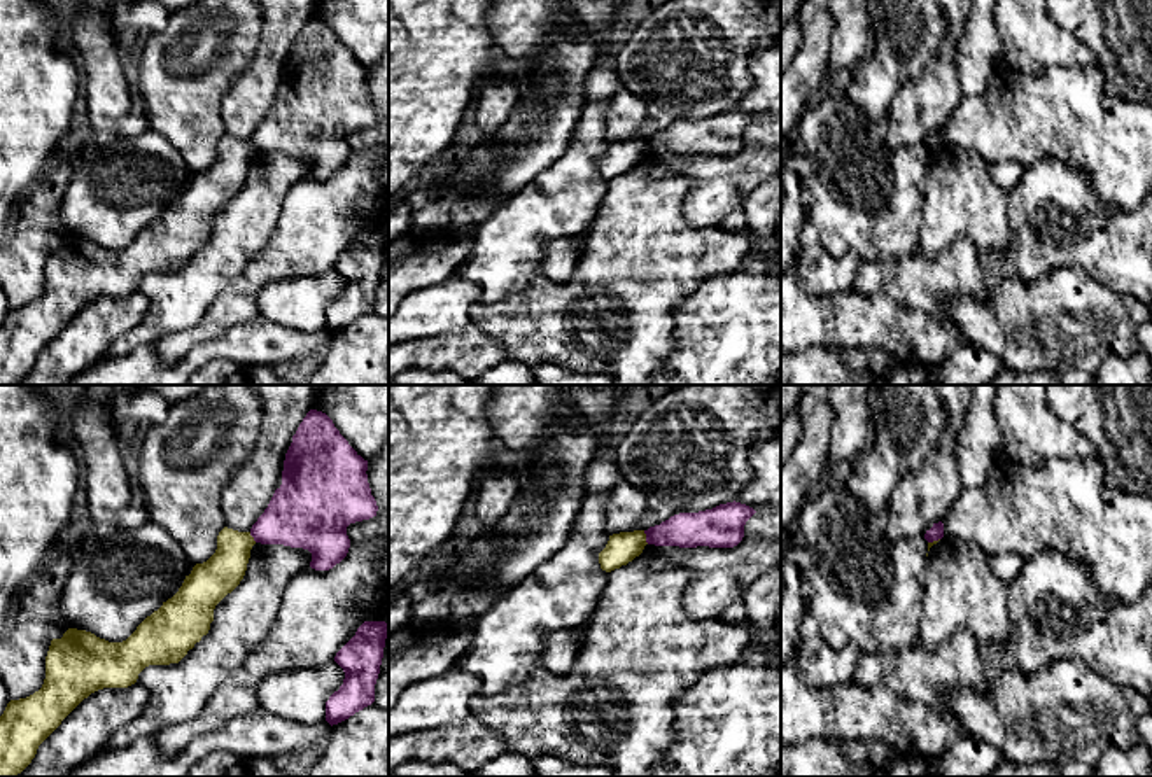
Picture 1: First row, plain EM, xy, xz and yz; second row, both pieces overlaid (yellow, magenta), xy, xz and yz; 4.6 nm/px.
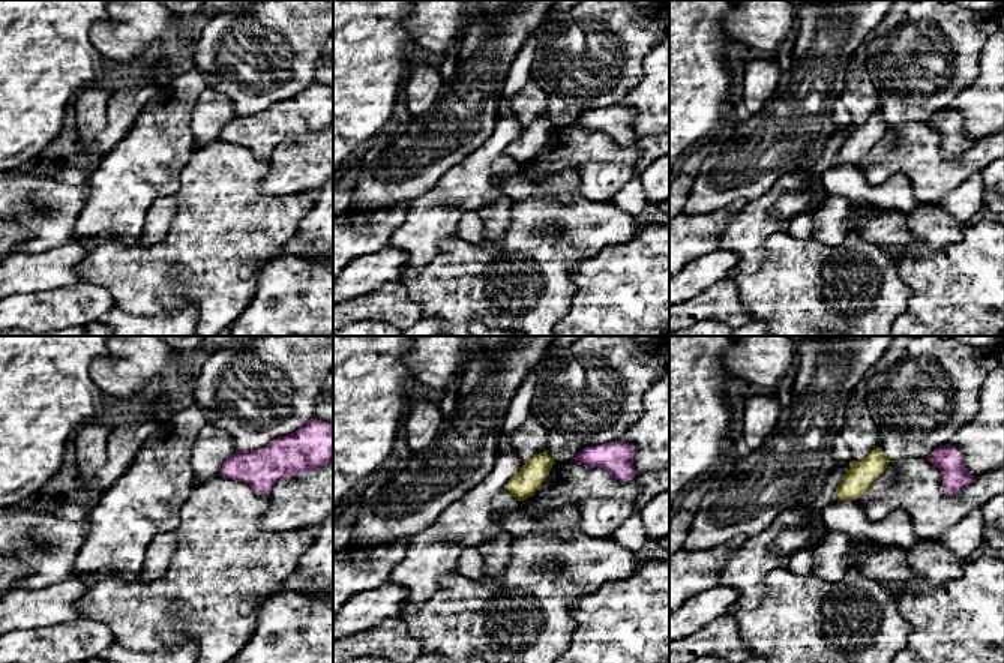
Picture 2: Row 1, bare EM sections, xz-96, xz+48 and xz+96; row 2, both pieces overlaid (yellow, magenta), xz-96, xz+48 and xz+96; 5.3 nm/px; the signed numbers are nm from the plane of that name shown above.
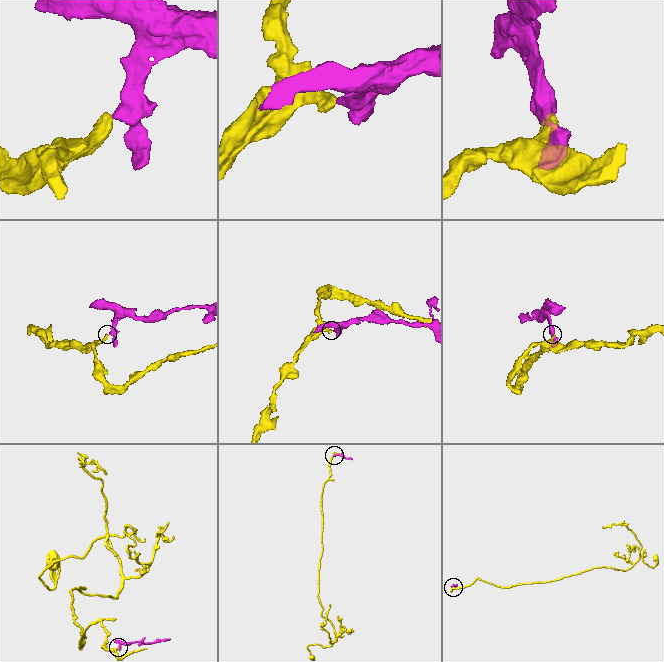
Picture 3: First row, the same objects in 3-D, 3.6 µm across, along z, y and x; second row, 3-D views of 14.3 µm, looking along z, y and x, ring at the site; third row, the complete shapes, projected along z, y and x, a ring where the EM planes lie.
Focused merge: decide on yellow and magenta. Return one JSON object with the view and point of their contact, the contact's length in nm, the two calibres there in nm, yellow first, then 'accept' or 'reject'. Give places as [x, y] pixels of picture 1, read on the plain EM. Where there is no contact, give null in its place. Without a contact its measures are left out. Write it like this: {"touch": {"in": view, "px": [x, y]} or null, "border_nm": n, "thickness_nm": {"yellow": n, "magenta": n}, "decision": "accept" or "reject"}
{"touch": {"in": "xz", "px": [645, 146]}, "border_nm": 70, "thickness_nm": {"yellow": 140, "magenta": 160}, "decision": "reject"}

